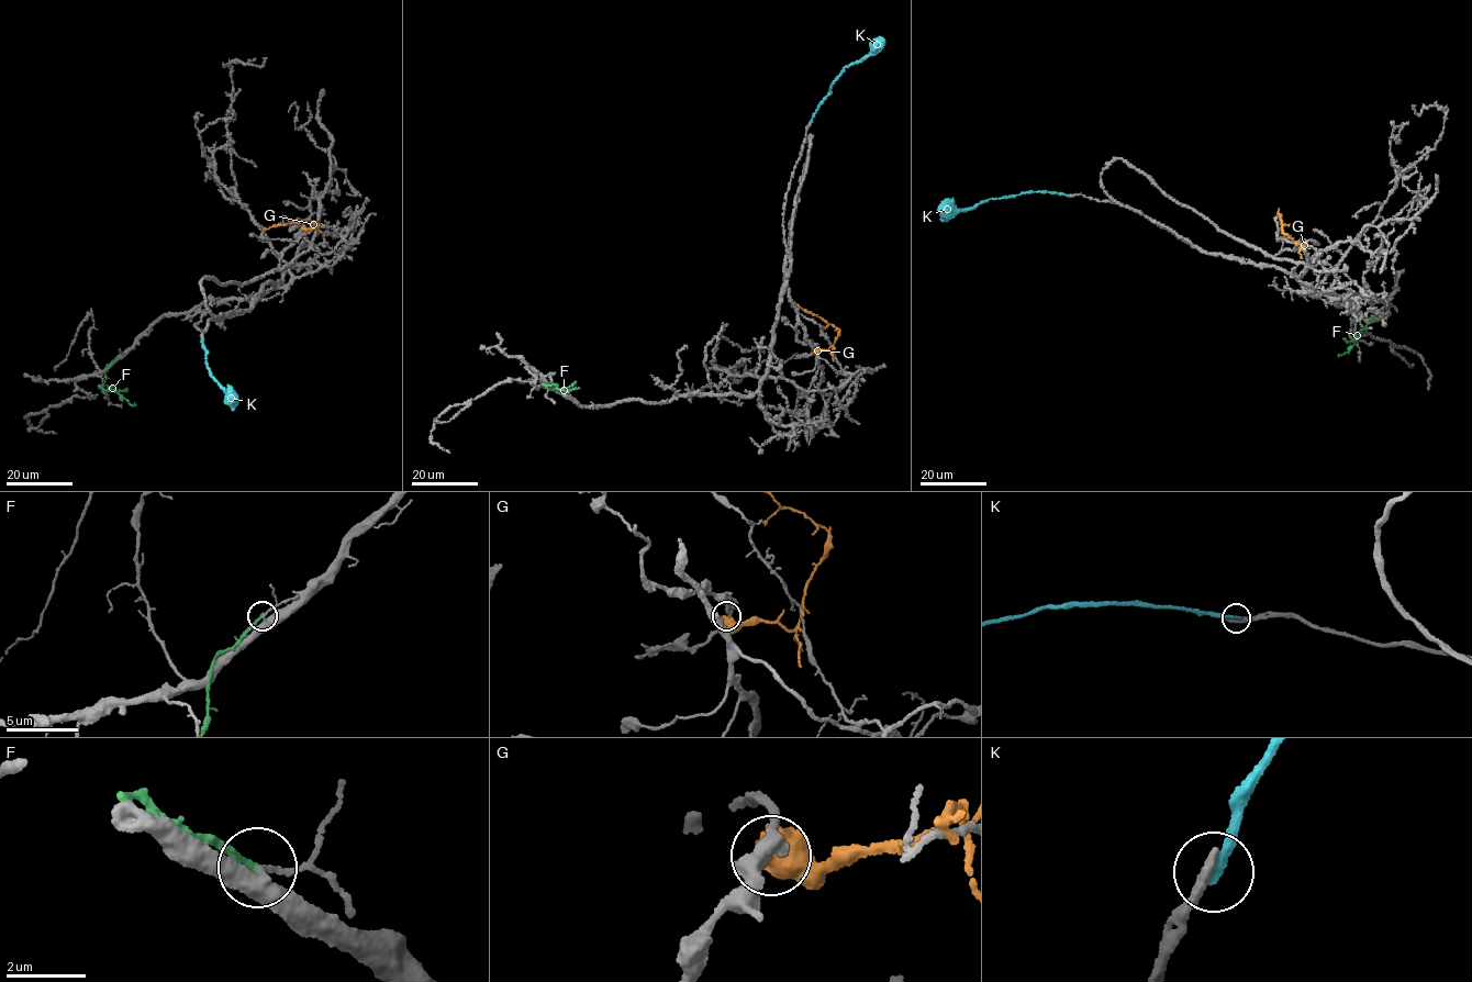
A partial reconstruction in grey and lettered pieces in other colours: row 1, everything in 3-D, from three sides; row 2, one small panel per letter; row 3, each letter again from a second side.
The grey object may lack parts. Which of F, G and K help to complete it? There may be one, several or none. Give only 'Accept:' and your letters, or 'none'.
Accept: none

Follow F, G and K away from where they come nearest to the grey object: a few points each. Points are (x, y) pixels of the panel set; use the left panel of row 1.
F: (118, 356), (107, 366), (101, 387), (118, 392), (131, 405), (134, 403)
G: (302, 229), (316, 225), (301, 221), (263, 226)
K: (203, 339), (210, 374), (229, 393), (229, 402), (233, 402)

